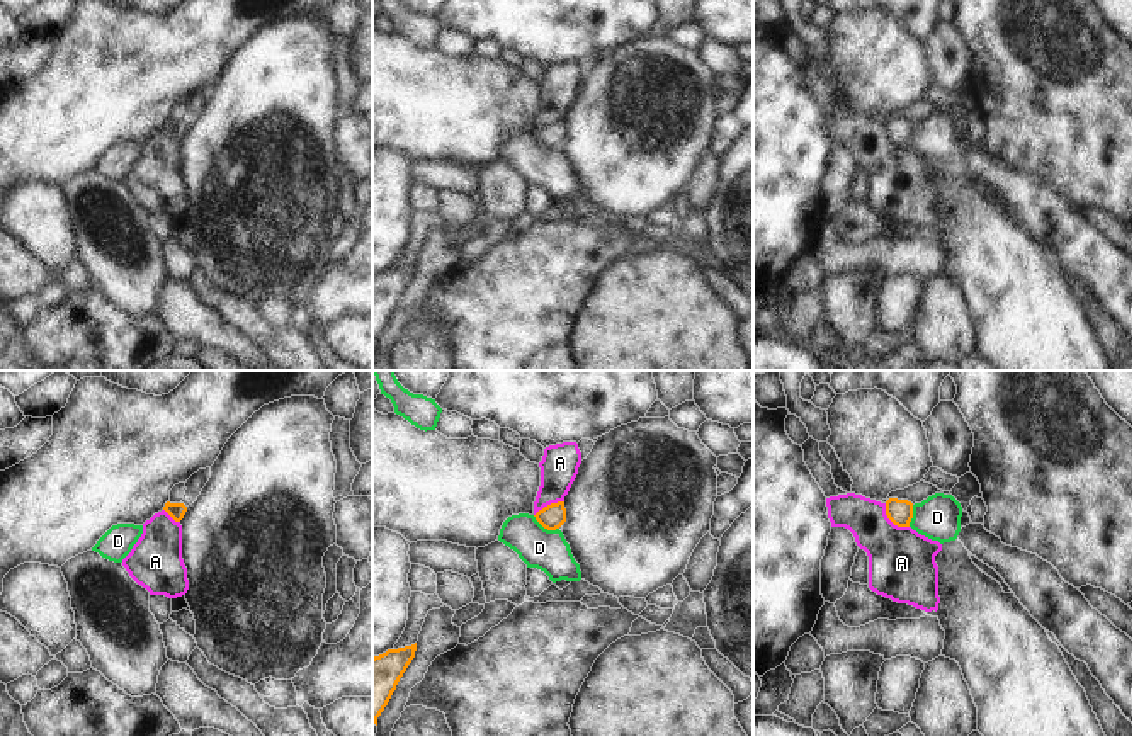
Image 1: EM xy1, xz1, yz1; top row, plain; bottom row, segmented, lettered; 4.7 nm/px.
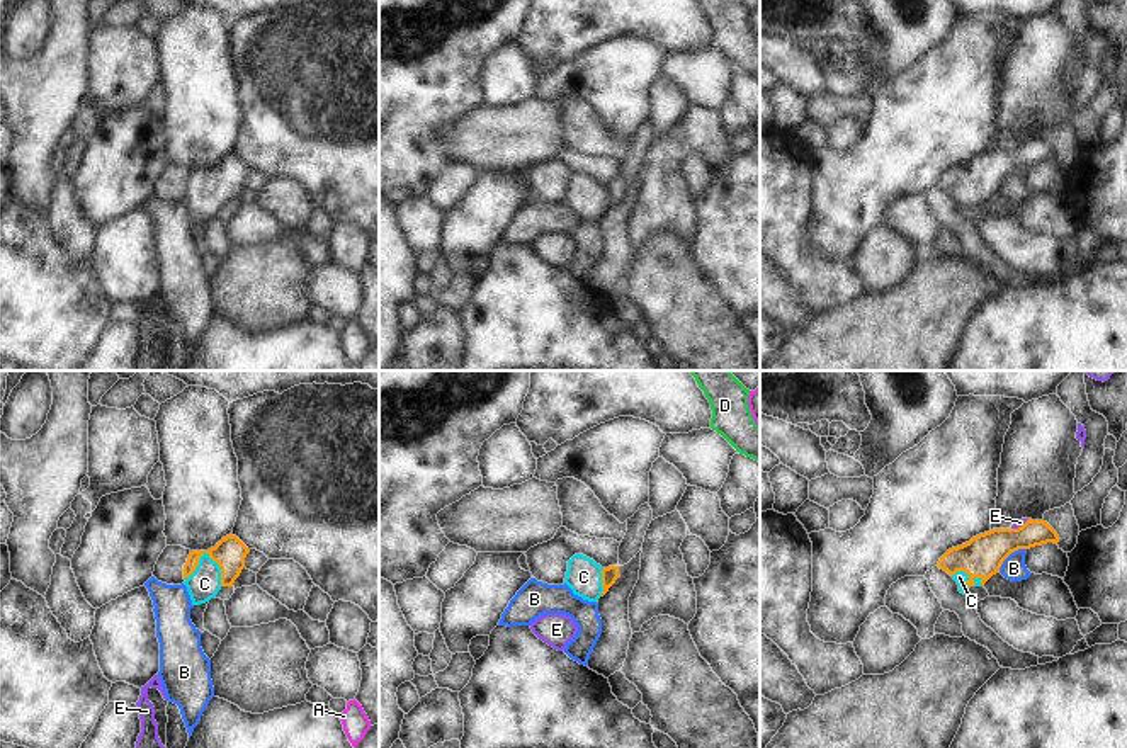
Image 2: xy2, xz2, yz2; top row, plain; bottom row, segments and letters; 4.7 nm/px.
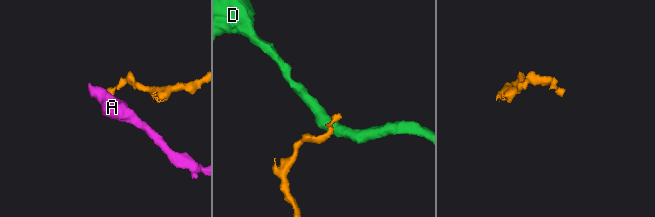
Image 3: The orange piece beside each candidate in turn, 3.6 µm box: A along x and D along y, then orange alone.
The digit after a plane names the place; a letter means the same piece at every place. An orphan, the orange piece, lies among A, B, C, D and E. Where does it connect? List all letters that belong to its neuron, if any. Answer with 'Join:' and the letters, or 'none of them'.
Join: C

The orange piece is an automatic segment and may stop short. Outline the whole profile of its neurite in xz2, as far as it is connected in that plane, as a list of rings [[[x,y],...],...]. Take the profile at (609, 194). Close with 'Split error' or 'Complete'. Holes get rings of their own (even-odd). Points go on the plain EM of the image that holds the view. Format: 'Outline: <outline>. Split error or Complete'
Outline: [[[575,173],[568,180],[564,202],[575,214],[588,221],[597,221],[619,197],[619,185],[602,187],[593,178]]]. Split error.

